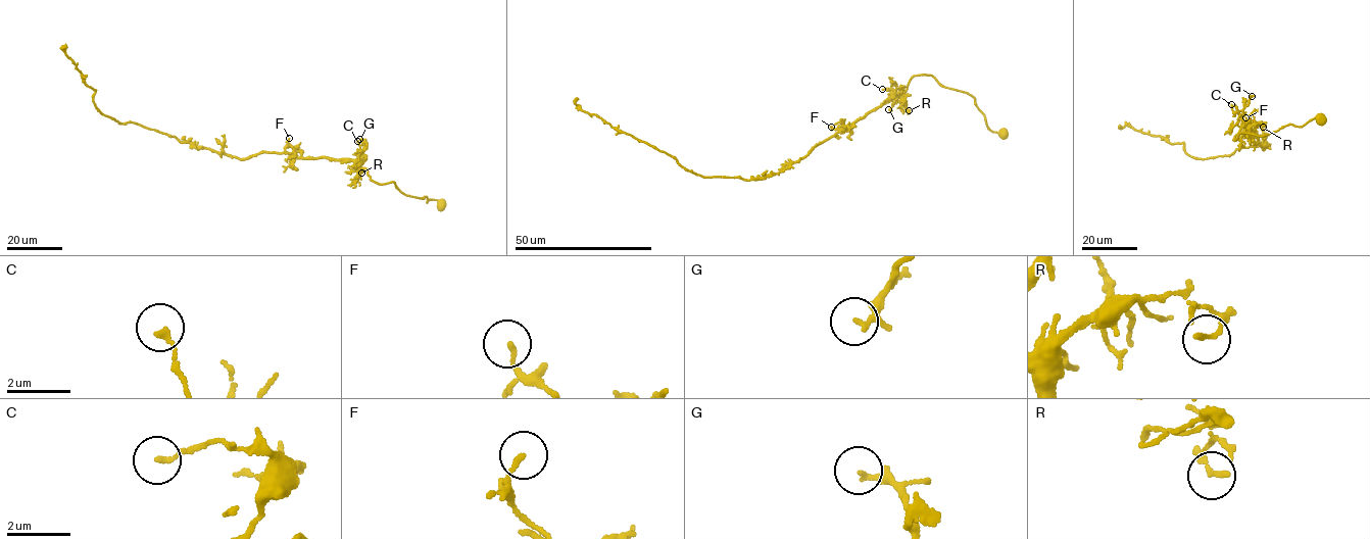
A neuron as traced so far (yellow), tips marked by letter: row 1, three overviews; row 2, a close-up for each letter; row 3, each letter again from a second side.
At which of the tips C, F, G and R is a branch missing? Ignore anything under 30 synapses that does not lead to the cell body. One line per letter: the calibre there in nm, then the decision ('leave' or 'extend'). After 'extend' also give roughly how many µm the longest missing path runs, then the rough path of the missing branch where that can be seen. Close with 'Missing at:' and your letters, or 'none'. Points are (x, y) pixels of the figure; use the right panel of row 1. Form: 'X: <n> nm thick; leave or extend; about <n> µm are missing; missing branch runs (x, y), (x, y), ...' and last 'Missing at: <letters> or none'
C: 140 nm thick; leave
F: 130 nm thick; leave
G: 200 nm thick; leave
R: 110 nm thick; leave
Missing at: none

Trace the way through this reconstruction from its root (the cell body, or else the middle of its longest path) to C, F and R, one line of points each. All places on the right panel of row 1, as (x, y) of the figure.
C: (1263, 147), (1255, 130), (1253, 133), (1231, 104)
F: (1263, 147), (1257, 133), (1249, 130), (1250, 121), (1245, 117)
R: (1263, 147), (1255, 130), (1253, 133), (1246, 121), (1243, 124), (1248, 128), (1260, 123), (1263, 127)

